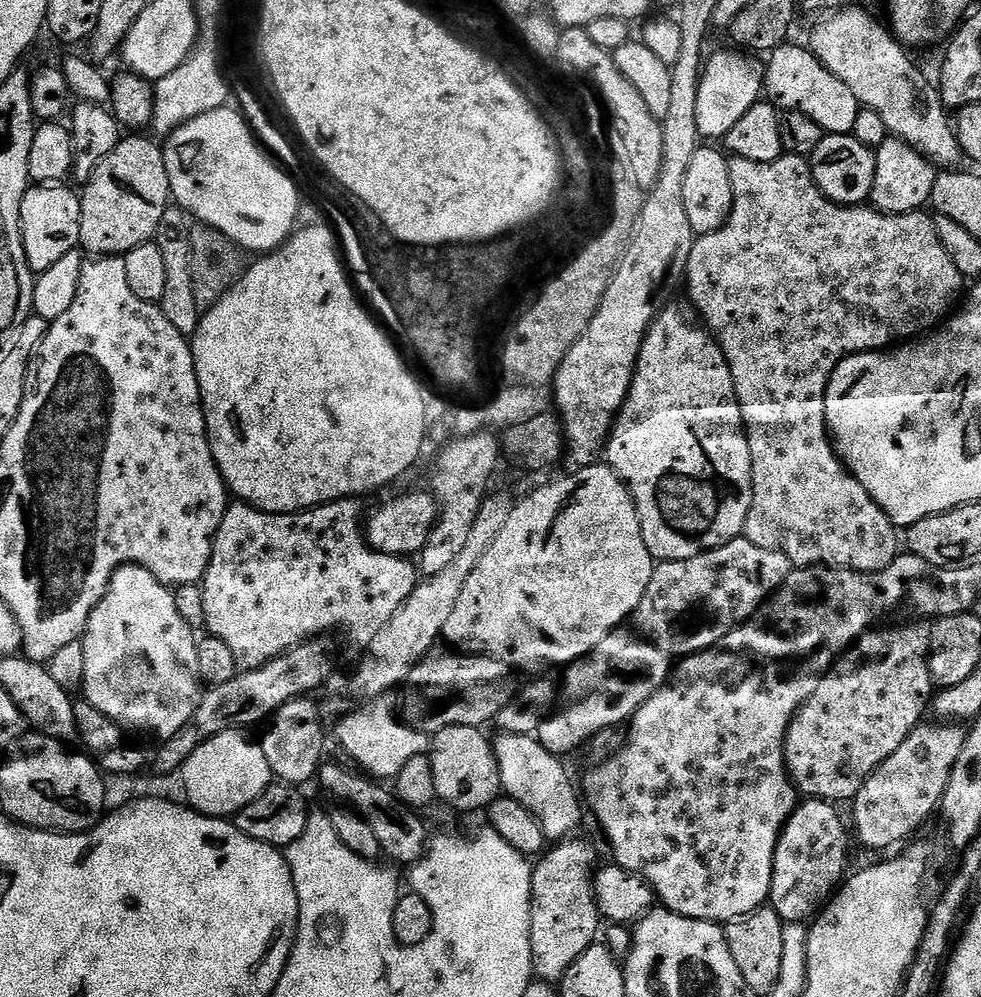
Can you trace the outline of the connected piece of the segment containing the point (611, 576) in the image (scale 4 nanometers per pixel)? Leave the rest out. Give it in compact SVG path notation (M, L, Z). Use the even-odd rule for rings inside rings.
M606 462L577 468L571 474L513 503L506 526L482 562L474 566L474 574L470 574L446 621L443 639L449 640L453 649L473 656L493 656L515 671L544 674L555 664L567 666L590 655L606 634L617 631L623 625L620 623L635 613L650 578L654 578L657 561L646 550L634 498Z

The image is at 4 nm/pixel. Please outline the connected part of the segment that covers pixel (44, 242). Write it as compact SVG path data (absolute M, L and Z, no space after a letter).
M60 182L53 185L32 186L22 198L20 229L26 250L26 262L33 274L50 270L54 262L58 262L64 255L80 248L80 227L82 226L80 196L64 187L68 186Z

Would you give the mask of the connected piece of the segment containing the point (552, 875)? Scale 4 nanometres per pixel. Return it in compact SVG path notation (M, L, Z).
M565 838L553 843L535 861L532 870L530 946L534 976L538 980L563 980L566 970L582 958L591 944L597 943L601 931L602 917L596 905L594 883L594 873L598 868L596 848L588 840L576 839Z

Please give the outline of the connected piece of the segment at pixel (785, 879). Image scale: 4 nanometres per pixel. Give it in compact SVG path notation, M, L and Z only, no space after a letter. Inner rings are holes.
M808 798L797 803L794 814L778 838L778 846L774 850L770 907L784 919L785 924L811 921L845 879L850 832L845 817L843 820L836 808L839 807L827 800Z

